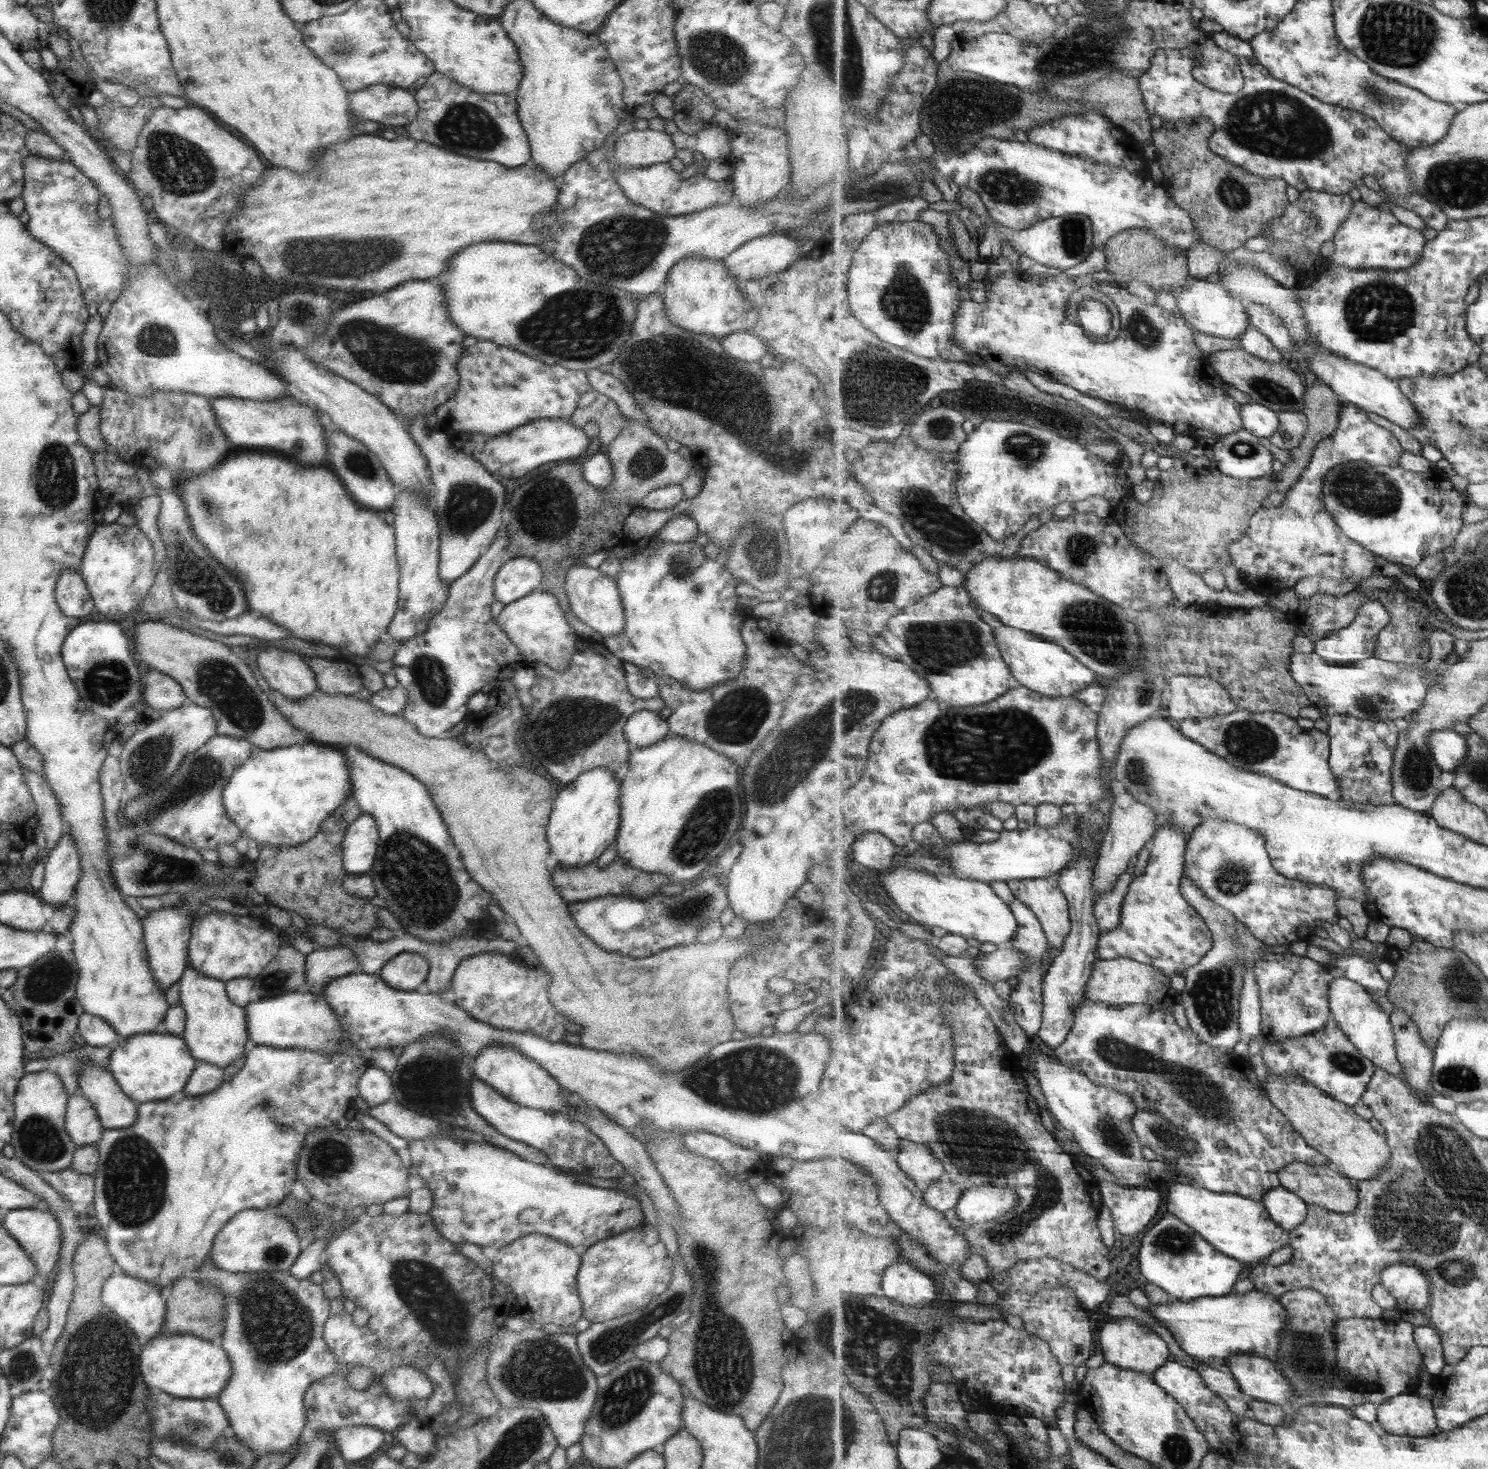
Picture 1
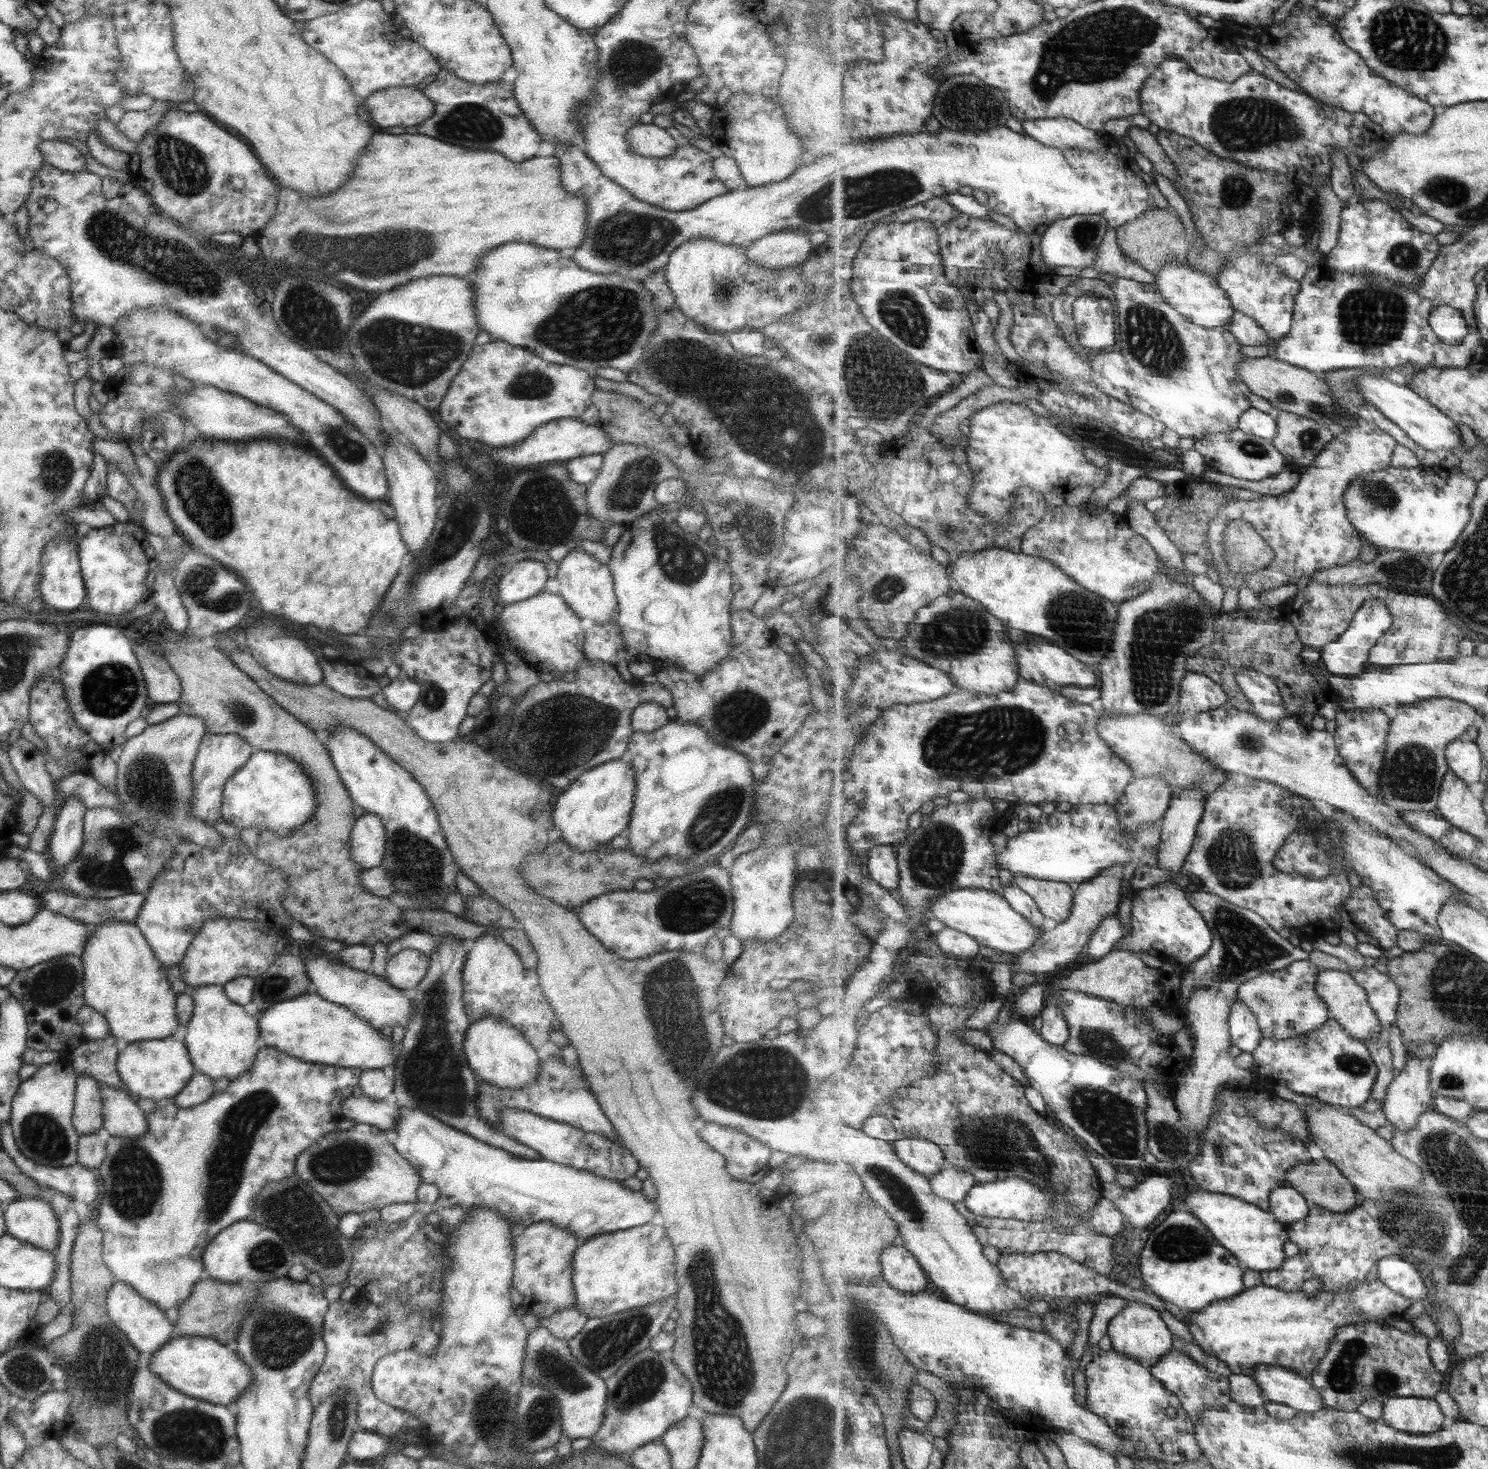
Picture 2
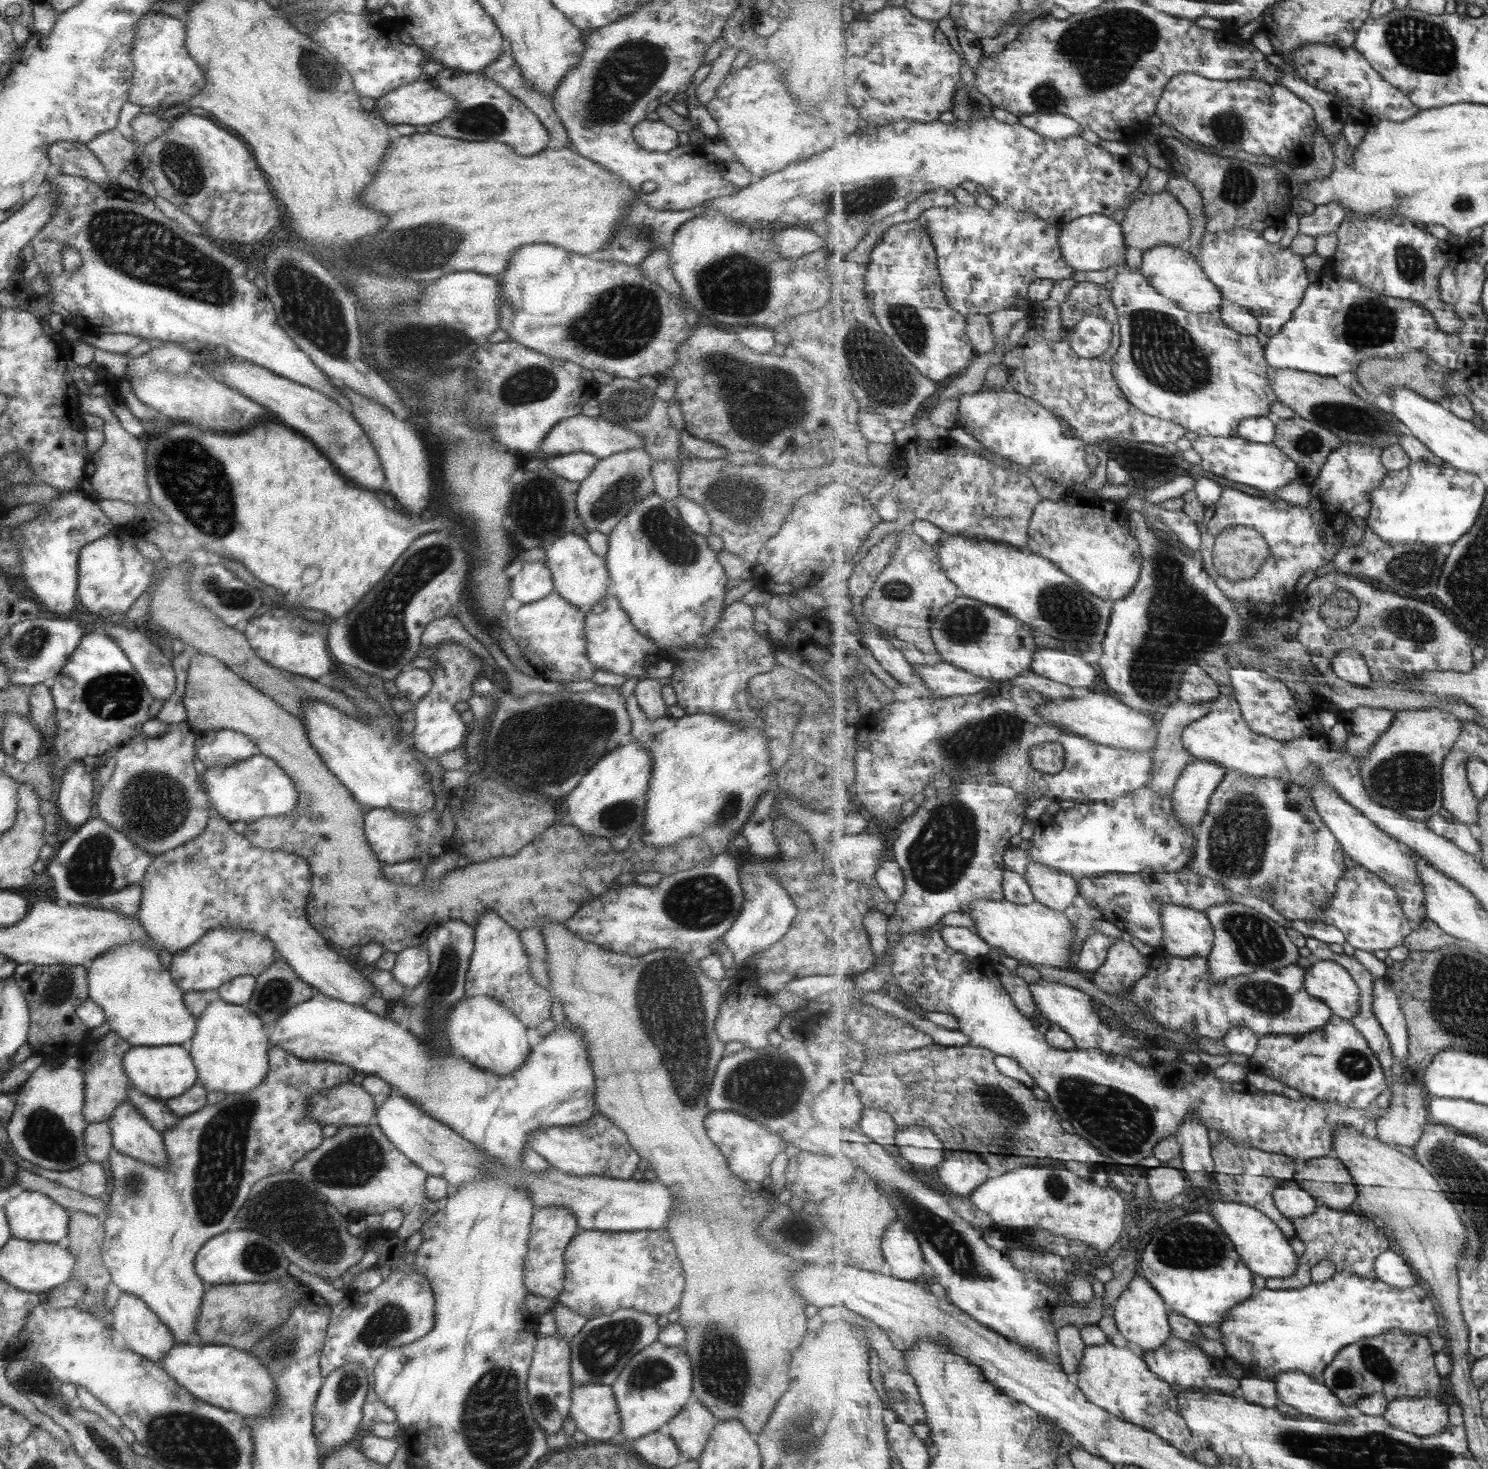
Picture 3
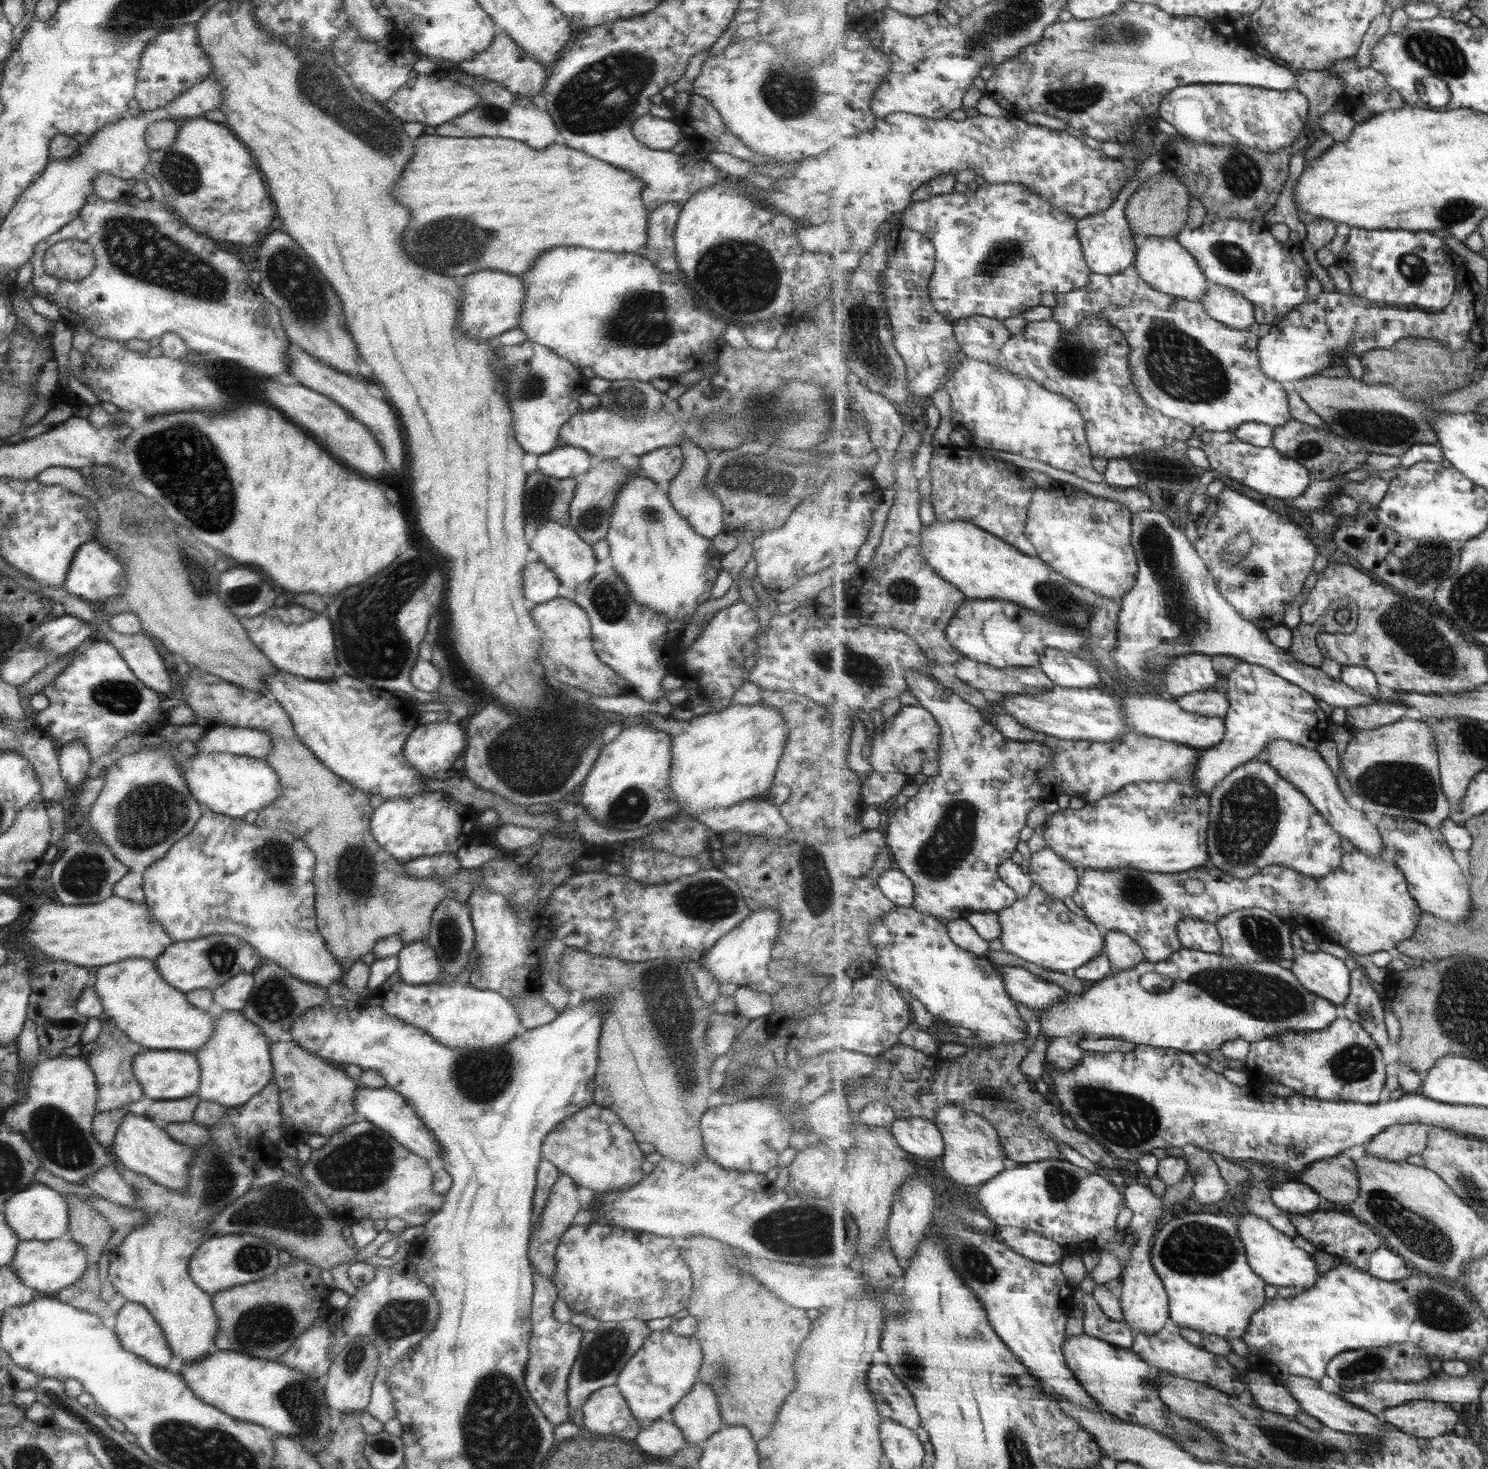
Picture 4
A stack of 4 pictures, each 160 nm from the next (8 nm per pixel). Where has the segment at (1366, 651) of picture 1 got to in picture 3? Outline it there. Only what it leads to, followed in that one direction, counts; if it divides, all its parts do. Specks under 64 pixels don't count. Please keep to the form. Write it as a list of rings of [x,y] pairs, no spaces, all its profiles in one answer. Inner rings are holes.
[[[1341,649],[1331,662],[1332,670],[1343,680],[1351,681],[1360,687],[1376,685],[1369,665],[1357,649]]]

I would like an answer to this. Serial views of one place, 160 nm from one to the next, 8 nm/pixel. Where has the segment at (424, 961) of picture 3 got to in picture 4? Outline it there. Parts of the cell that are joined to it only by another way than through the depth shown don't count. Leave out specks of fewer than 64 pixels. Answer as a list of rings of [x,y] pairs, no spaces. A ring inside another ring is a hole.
[[[426,942],[403,945],[396,957],[396,972],[405,984],[417,986],[436,982],[441,972],[435,951]]]

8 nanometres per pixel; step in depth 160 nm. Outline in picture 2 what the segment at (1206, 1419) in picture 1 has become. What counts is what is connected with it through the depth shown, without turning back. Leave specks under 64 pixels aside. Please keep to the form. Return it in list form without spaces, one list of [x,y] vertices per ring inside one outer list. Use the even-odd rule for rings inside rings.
[[[1173,1348],[1173,1351],[1162,1356],[1162,1359],[1154,1364],[1150,1371],[1182,1400],[1183,1408],[1193,1421],[1199,1420],[1208,1408],[1226,1406],[1232,1401],[1229,1378],[1201,1367],[1195,1358],[1184,1351],[1177,1351]]]

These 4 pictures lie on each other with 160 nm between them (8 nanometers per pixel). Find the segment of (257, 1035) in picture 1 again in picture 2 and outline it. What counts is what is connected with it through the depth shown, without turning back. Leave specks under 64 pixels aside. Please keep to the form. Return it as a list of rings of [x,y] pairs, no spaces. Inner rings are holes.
[[[305,992],[269,1006],[257,1017],[257,1026],[258,1049],[272,1048],[308,1063],[366,1071],[391,1065],[396,1059],[397,1046],[390,1037],[384,1038],[381,1031],[371,1028],[350,1010],[323,1000],[317,993]]]

